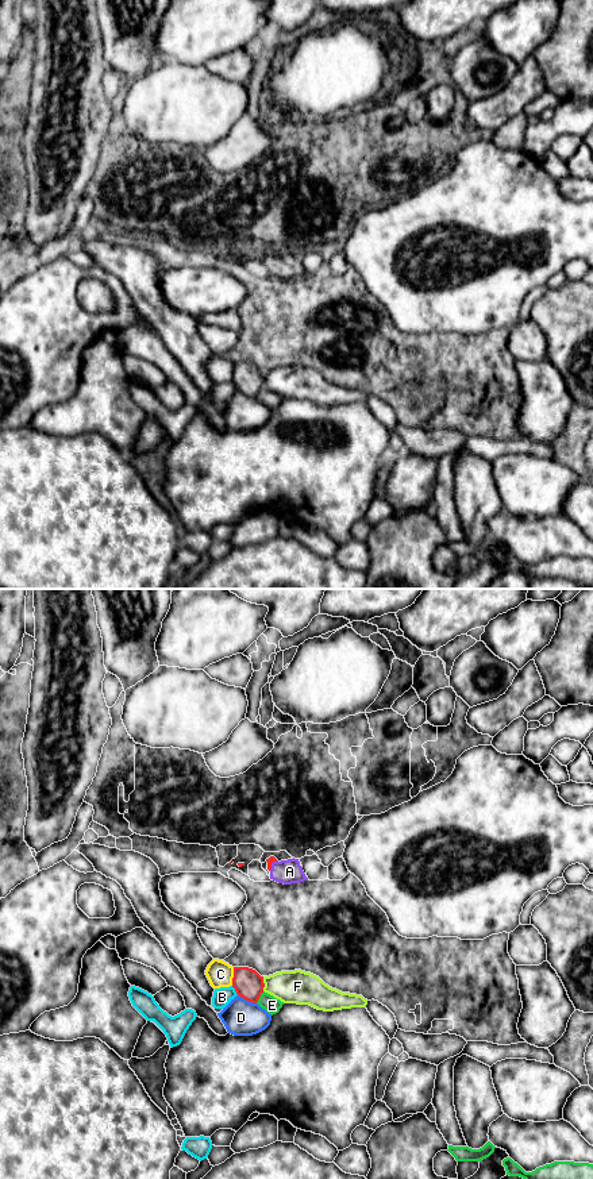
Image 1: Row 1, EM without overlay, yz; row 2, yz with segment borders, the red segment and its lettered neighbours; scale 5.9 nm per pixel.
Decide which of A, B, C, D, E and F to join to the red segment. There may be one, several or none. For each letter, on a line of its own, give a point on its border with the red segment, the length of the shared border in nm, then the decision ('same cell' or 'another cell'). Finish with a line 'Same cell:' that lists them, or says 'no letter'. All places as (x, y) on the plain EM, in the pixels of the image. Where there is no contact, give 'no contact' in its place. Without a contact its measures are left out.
A: yz (270, 259) | 80 nm | same cell
B: yz (235, 385) | 70 nm | another cell
C: yz (234, 372) | 110 nm | another cell
D: yz (247, 395) | 130 nm | another cell
E: yz (260, 390) | 90 nm | another cell
F: yz (264, 378) | 90 nm | another cell
Same cell: A

